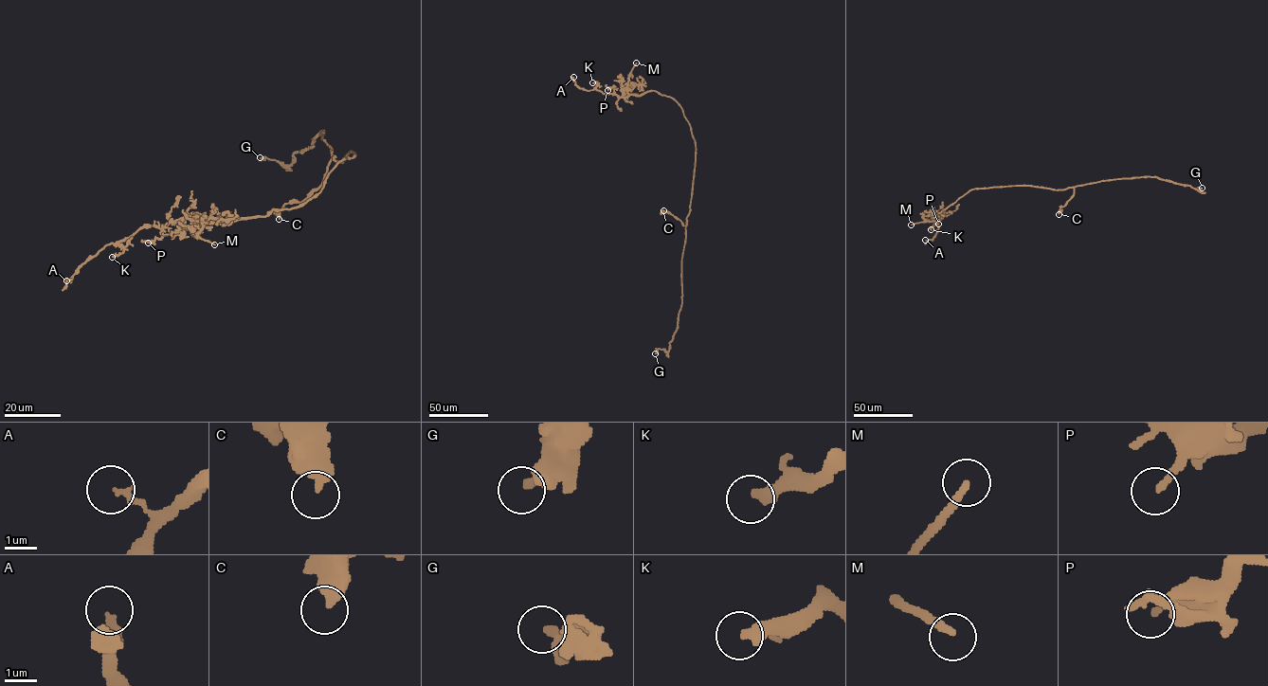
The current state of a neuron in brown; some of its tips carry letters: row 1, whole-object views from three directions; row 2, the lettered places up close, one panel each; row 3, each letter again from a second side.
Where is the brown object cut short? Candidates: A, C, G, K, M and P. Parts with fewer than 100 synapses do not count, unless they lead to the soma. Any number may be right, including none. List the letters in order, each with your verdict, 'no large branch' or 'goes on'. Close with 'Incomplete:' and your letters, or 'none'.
A: no large branch
C: no large branch
G: no large branch
K: no large branch
M: goes on
P: no large branch
Incomplete: M

